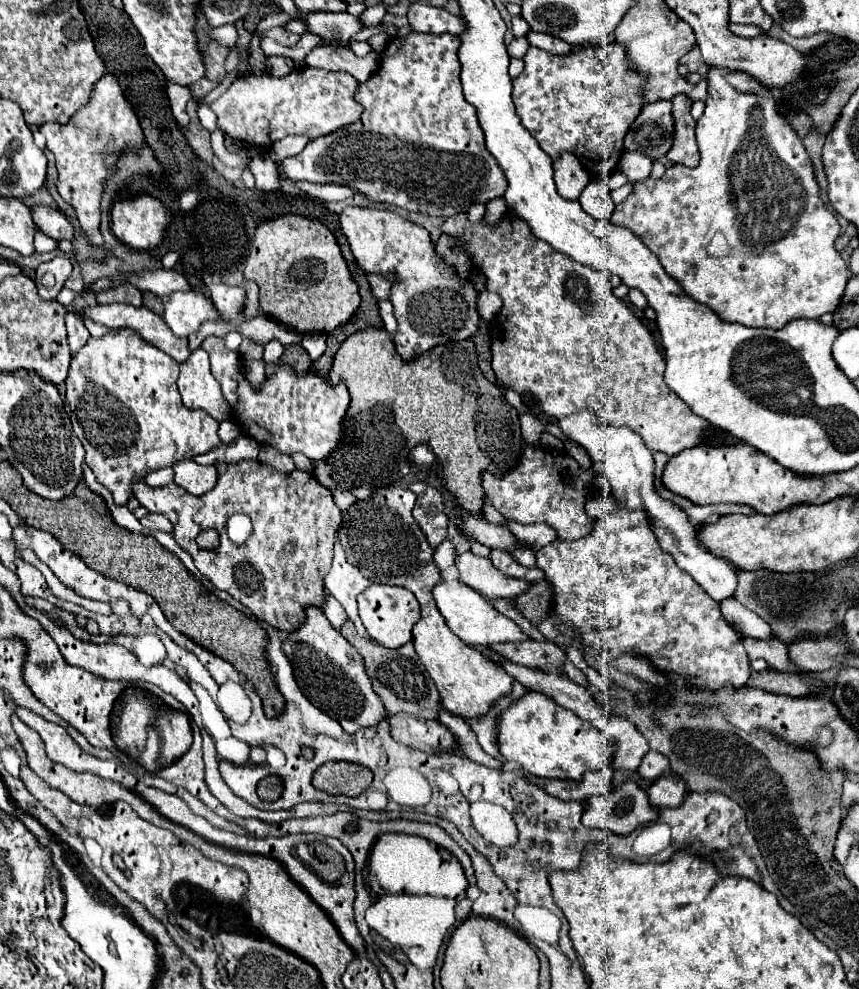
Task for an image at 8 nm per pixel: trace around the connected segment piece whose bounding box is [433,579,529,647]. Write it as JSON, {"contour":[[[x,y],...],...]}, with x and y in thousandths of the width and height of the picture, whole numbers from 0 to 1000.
{"contour":[[[516,585],[506,596],[504,604],[509,608],[509,614],[513,622],[518,624],[523,636],[541,650],[541,652],[576,652],[576,650],[602,650],[602,648],[616,648],[616,644],[607,638],[607,634],[581,620],[560,600],[548,596],[541,589],[534,587],[520,587]]]}

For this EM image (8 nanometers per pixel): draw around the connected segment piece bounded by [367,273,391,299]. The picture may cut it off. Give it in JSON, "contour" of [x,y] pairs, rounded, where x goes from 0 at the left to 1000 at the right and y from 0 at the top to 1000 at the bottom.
{"contour":[[[430,276],[427,278],[427,284],[432,288],[432,296],[437,298],[437,302],[441,302],[441,294],[455,294],[455,286],[451,282],[446,282],[444,278],[437,278],[437,276]]]}

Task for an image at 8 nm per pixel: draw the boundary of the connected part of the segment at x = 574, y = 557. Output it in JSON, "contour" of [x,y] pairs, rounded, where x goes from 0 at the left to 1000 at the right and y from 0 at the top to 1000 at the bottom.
{"contour":[[[721,511],[718,519],[700,521],[693,527],[693,535],[686,543],[679,543],[674,547],[644,547],[634,551],[632,555],[625,555],[625,573],[634,579],[637,587],[644,592],[646,598],[646,612],[644,620],[639,626],[627,630],[627,638],[651,654],[667,652],[674,654],[674,650],[651,642],[648,632],[662,632],[669,638],[676,640],[679,648],[695,654],[700,662],[695,666],[688,666],[681,662],[681,668],[693,674],[700,683],[709,683],[714,691],[728,693],[730,697],[739,699],[746,711],[758,711],[756,701],[751,691],[739,689],[739,685],[718,680],[714,672],[709,672],[709,664],[716,666],[721,660],[728,658],[739,658],[744,662],[751,662],[758,666],[763,676],[769,678],[786,678],[790,683],[804,685],[809,693],[823,695],[828,699],[839,697],[842,693],[853,693],[853,695],[867,695],[874,674],[872,666],[867,662],[867,656],[863,652],[863,642],[839,624],[837,610],[830,608],[811,589],[809,585],[793,577],[783,563],[779,559],[769,557],[765,551],[765,545],[760,543],[756,525],[746,517],[730,517],[725,511]]]}

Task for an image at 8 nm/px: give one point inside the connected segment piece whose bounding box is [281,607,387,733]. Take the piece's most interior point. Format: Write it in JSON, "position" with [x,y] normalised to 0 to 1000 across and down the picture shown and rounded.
{"position":[383,679]}

